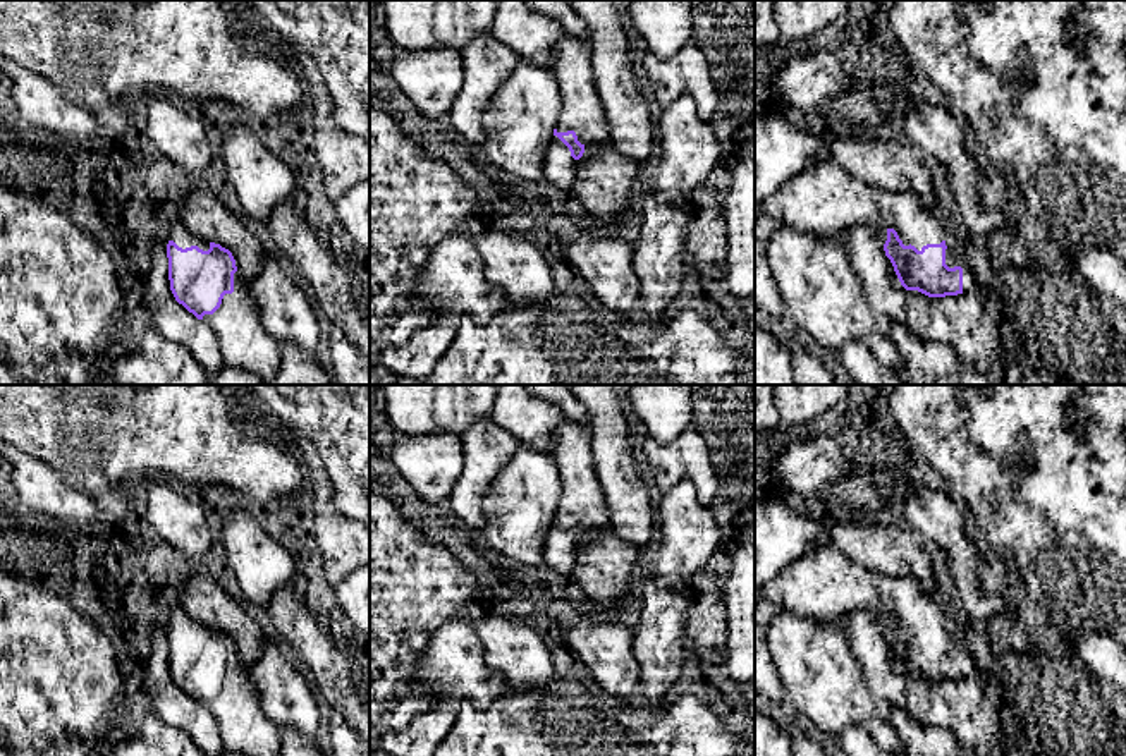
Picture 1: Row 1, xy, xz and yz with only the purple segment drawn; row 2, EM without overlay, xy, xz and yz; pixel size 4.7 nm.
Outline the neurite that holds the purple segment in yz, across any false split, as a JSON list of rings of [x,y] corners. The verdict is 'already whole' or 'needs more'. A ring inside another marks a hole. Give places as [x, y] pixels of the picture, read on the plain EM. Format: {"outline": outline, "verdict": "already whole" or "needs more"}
{"outline": [[[832,541],[789,564],[765,584],[763,598],[837,631],[844,613],[863,610],[882,627],[906,675],[928,682],[976,680],[971,655],[949,636],[940,607],[915,577],[868,570]]], "verdict": "needs more"}

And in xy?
{"outline": [[[179,607],[170,613],[167,643],[175,686],[215,718],[225,751],[278,756],[280,729],[261,711],[232,637],[196,622]]], "verdict": "needs more"}

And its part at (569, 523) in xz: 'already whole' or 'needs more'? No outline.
needs more

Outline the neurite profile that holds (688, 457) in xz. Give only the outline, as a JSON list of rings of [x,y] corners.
[[[691,428],[665,445],[646,435],[643,448],[660,491],[667,493],[688,479],[695,485],[700,502],[712,507],[720,483],[712,462],[712,445],[707,436]]]

